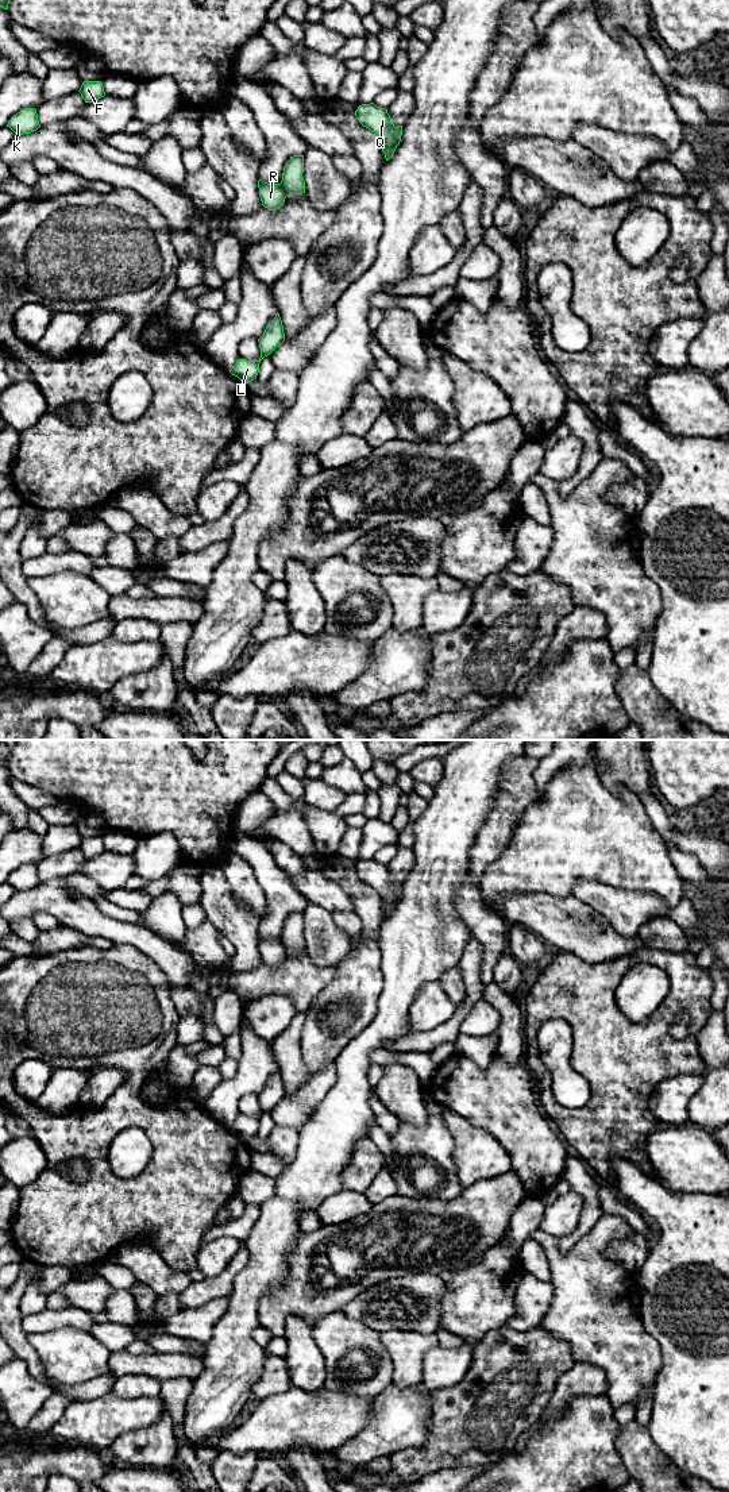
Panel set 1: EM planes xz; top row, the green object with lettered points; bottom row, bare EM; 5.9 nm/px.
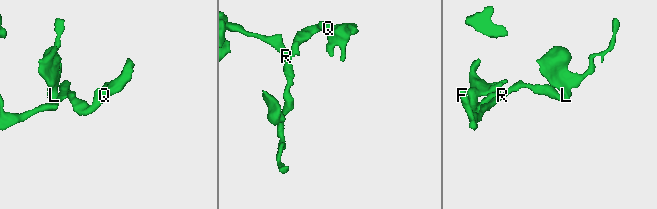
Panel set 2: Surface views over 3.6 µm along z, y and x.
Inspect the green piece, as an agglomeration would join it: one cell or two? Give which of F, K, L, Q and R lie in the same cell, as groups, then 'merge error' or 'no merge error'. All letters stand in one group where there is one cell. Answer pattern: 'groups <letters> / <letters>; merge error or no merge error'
groups F K L R / Q; merge error

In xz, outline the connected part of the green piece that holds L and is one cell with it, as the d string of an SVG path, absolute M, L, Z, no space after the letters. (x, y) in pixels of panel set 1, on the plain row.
M278 1068L275 1073L267 1080L263 1091L258 1095L258 1098L261 1103L261 1114L255 1118L238 1115L230 1126L230 1129L238 1133L243 1140L254 1137L259 1129L261 1117L285 1098L284 1082Z

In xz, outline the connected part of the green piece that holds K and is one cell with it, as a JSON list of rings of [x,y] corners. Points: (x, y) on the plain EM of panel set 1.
[[[22,865],[11,874],[7,883],[9,883],[16,891],[31,890],[36,887],[40,883],[36,865]]]

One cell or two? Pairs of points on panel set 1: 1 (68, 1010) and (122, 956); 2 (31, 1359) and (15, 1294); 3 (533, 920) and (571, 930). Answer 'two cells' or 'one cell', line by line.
1: one cell
2: one cell
3: one cell

